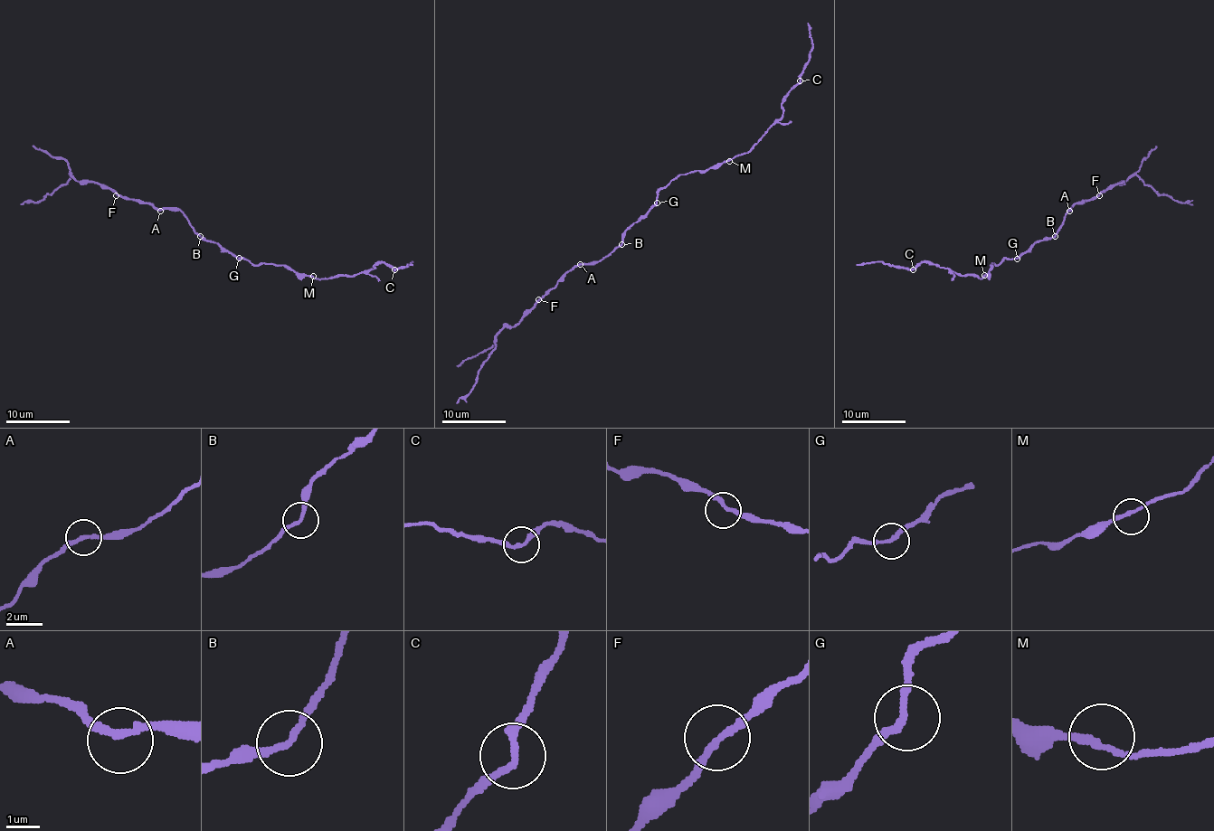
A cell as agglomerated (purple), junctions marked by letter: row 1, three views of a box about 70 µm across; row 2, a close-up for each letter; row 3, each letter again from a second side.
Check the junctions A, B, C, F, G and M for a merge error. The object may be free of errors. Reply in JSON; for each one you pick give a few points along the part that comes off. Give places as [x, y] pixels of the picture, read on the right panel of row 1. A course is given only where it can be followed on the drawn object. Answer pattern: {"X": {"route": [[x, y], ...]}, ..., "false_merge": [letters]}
{"false_merge": []}

